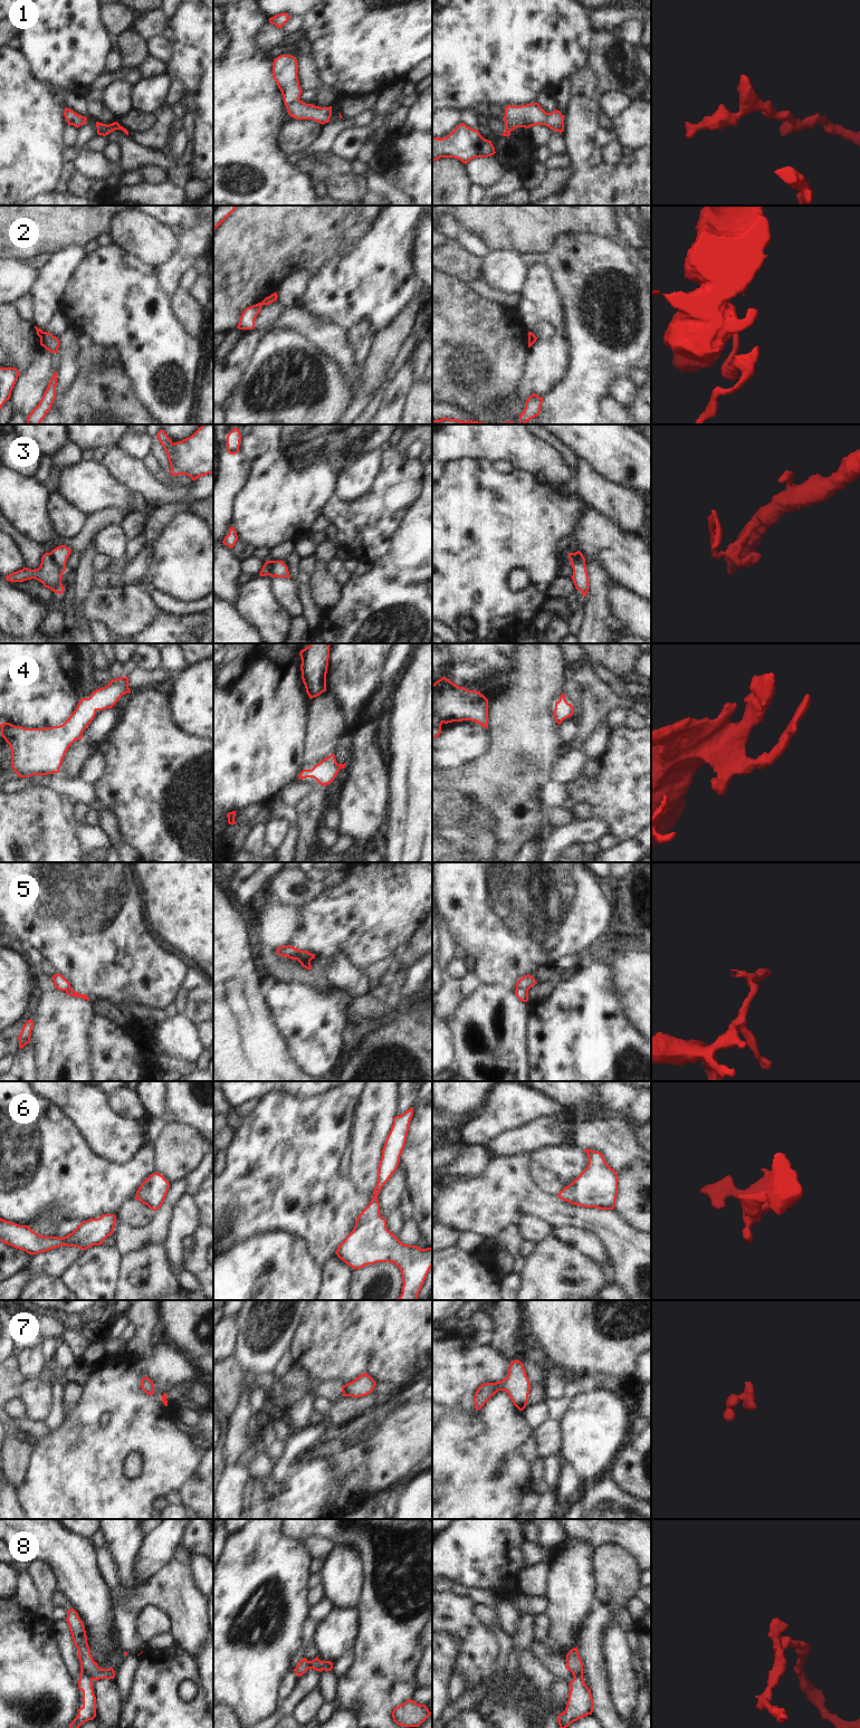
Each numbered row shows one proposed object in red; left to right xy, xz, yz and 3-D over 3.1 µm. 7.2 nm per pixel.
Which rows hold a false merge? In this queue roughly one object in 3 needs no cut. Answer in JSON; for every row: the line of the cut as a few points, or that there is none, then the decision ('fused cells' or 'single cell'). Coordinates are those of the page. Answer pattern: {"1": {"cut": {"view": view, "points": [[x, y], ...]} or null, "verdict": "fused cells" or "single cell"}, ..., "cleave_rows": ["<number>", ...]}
{"1": {"cut": null, "verdict": "single cell"}, "2": {"cut": {"view": "xz", "points": [[260, 303], [261, 305]]}, "verdict": "fused cells"}, "3": {"cut": {"view": "xy", "points": [[49, 553], [61, 573]]}, "verdict": "fused cells"}, "4": {"cut": null, "verdict": "single cell"}, "5": {"cut": {"view": "xz", "points": [[287, 956], [299, 955], [309, 961]]}, "verdict": "fused cells"}, "6": {"cut": null, "verdict": "single cell"}, "7": {"cut": null, "verdict": "single cell"}, "8": {"cut": {"view": "xy", "points": [[82, 1670], [92, 1679]]}, "verdict": "fused cells"}, "cleave_rows": ["2", "3", "5", "8"]}

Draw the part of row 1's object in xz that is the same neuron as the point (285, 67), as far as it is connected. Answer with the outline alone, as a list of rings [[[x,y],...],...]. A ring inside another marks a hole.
[[[280,55],[274,59],[273,77],[281,92],[284,103],[290,117],[313,120],[322,125],[331,122],[332,106],[319,107],[302,102],[302,88],[297,76],[298,63],[292,55]]]

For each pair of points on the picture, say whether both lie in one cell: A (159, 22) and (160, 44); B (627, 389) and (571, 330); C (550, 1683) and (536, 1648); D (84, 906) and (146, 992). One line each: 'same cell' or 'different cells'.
A: different cells
B: different cells
C: different cells
D: same cell

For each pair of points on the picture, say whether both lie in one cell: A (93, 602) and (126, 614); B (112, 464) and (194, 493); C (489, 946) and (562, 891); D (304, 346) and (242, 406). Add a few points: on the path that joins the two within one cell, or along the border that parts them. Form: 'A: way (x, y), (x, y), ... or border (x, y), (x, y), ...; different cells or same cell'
A: way (101, 604), (118, 609); same cell
B: border (196, 480), (191, 489), (180, 499); different cells
C: way (507, 928), (541, 895), (544, 895); same cell
D: way (286, 359), (268, 374), (268, 381), (259, 393); same cell

